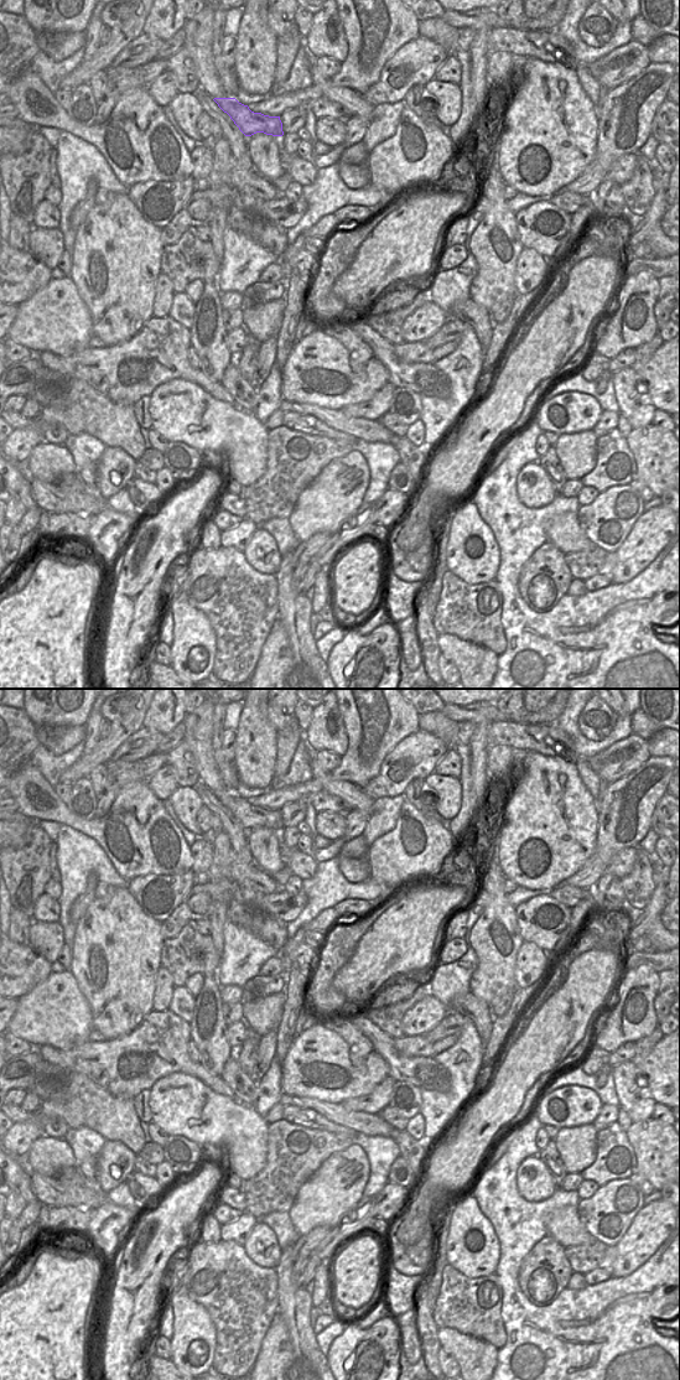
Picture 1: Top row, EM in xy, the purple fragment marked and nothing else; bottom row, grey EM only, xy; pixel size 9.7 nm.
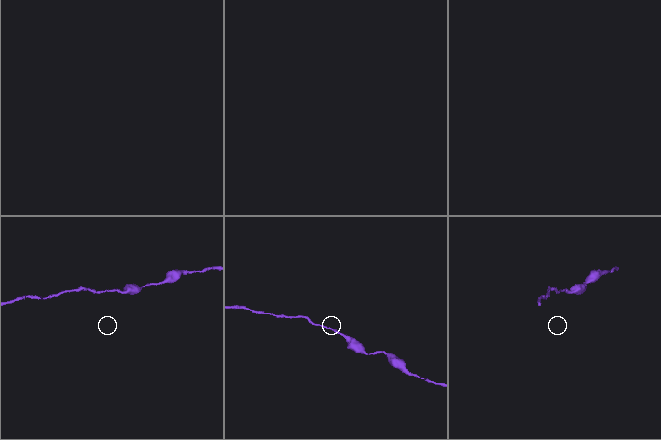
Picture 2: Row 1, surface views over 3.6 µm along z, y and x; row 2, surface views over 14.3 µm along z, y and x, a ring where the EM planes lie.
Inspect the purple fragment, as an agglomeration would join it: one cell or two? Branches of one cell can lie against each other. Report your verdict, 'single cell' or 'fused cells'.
single cell

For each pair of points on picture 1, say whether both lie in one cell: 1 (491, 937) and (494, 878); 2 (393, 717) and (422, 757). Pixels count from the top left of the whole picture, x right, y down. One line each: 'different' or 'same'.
1: same
2: different

